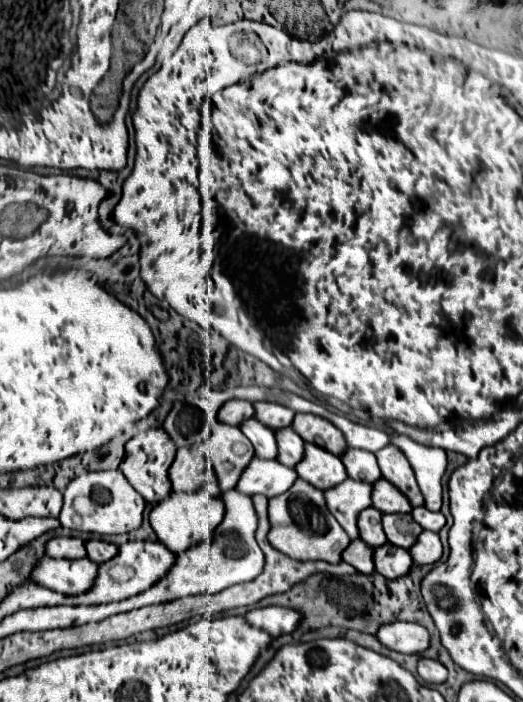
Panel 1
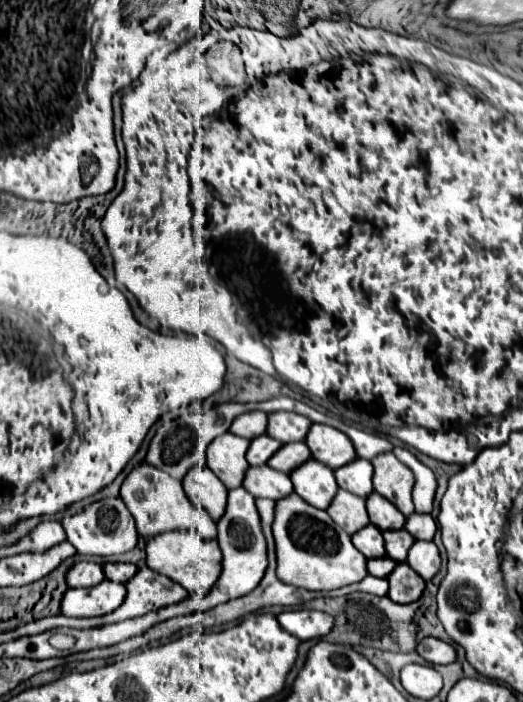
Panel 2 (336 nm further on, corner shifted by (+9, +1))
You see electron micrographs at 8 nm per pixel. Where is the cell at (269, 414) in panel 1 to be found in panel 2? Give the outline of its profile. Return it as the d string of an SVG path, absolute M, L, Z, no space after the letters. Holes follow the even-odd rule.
M270 413L266 433L282 443L302 441L310 429L312 421L298 413Z

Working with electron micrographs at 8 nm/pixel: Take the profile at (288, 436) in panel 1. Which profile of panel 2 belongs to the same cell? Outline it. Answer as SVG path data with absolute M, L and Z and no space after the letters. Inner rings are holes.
M298 441L298 443L286 443L282 445L268 461L268 465L276 471L282 471L282 473L290 473L294 471L300 463L308 461L310 459L310 449L306 447L304 441Z

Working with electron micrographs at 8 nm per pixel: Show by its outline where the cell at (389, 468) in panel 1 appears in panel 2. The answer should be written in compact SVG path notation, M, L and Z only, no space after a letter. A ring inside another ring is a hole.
M392 451L374 457L372 465L374 491L386 497L390 503L394 503L402 515L414 513L414 503L410 495L414 487L412 471L404 463L400 463Z

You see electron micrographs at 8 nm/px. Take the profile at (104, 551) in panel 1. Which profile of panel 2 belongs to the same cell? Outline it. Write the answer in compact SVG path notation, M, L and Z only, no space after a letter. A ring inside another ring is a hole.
M106 563L102 565L106 579L116 581L116 583L126 583L134 573L136 573L136 565L132 563Z

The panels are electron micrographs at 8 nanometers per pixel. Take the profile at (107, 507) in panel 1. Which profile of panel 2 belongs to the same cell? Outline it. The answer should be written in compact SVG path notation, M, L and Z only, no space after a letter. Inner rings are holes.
M104 497L100 501L94 501L90 505L86 505L76 515L62 519L62 527L66 531L68 541L82 555L118 555L118 553L126 553L138 541L134 519L132 519L130 511L126 509L126 505L122 503L120 497Z

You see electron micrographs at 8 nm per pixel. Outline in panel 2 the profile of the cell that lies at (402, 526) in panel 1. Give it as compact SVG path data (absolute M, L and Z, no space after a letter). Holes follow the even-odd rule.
M392 529L392 531L384 531L384 541L386 541L388 557L394 559L396 563L402 563L406 561L406 555L414 543L414 537L406 529Z

